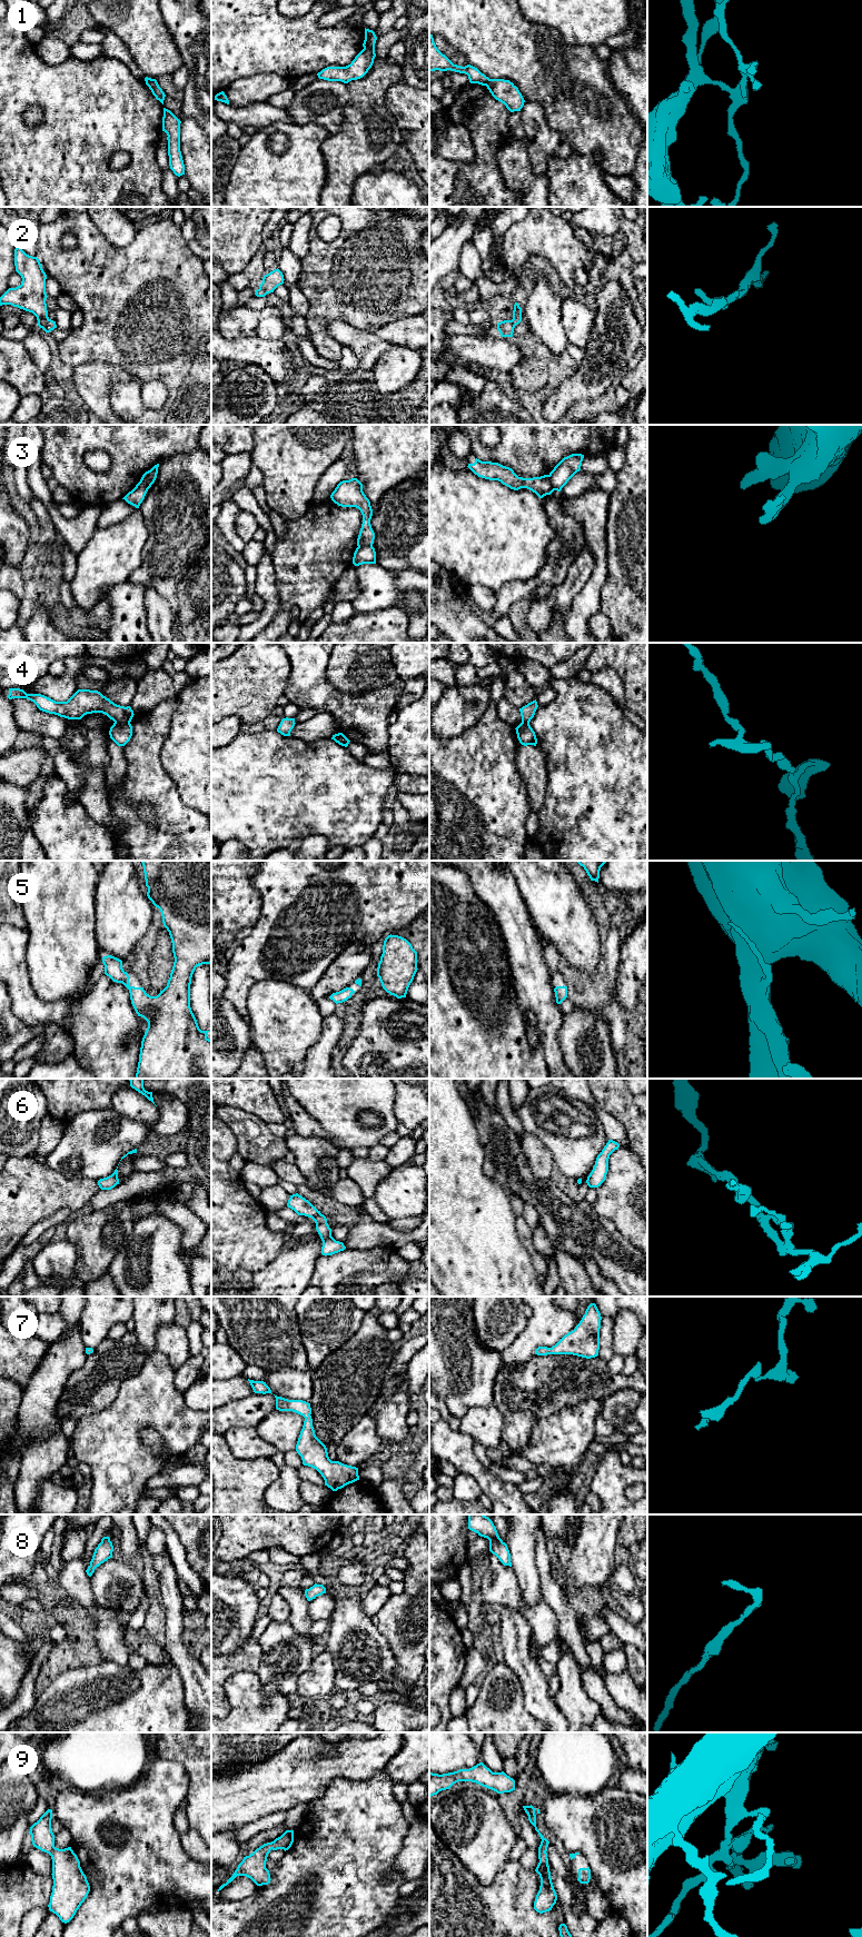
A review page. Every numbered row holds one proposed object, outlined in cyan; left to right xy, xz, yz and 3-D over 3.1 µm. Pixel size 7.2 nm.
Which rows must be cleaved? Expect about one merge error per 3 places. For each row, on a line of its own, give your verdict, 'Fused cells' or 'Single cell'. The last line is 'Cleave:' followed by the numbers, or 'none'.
1: Fused cells
2: Single cell
3: Fused cells
4: Fused cells
5: Single cell
6: Single cell
7: Single cell
8: Single cell
9: Single cell
Cleave: 1, 3, 4

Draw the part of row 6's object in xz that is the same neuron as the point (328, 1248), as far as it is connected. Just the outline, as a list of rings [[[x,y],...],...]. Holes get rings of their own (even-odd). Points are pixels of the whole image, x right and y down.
[[[296,1193],[290,1195],[287,1206],[294,1210],[298,1215],[305,1215],[315,1221],[316,1230],[323,1241],[323,1255],[331,1255],[346,1249],[343,1242],[336,1241],[331,1236],[331,1229],[327,1223],[326,1216],[321,1214],[320,1211],[318,1211],[308,1200]]]

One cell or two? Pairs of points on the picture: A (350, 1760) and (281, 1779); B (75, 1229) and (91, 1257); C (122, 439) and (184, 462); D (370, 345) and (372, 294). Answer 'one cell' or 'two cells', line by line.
A: one cell
B: one cell
C: two cells
D: two cells

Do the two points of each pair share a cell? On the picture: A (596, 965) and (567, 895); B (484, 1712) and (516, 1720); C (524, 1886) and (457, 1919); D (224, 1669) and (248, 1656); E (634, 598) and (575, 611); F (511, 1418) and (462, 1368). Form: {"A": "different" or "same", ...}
{"A": "same", "B": "same", "C": "same", "D": "same", "E": "different", "F": "different"}

